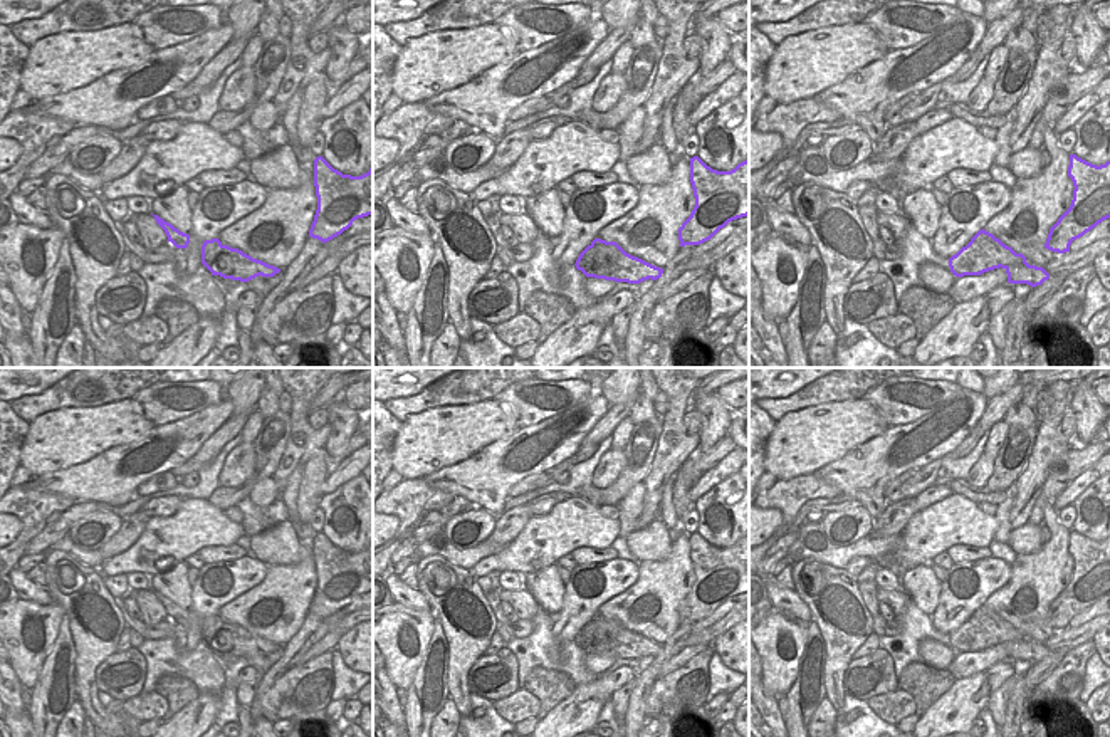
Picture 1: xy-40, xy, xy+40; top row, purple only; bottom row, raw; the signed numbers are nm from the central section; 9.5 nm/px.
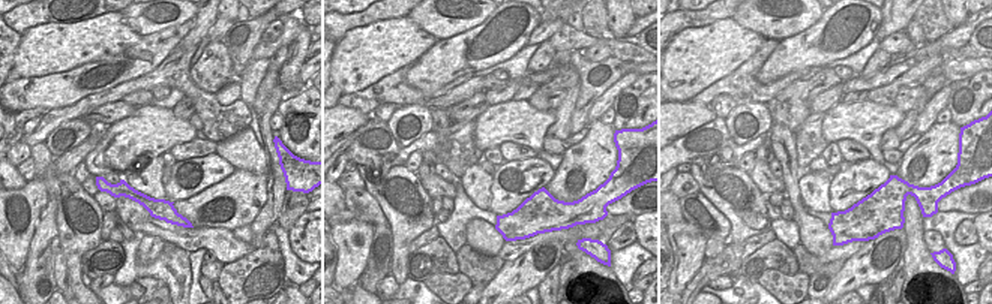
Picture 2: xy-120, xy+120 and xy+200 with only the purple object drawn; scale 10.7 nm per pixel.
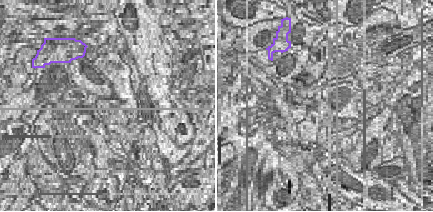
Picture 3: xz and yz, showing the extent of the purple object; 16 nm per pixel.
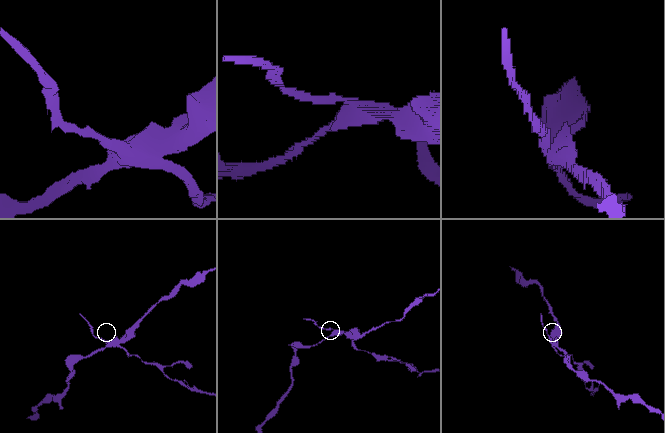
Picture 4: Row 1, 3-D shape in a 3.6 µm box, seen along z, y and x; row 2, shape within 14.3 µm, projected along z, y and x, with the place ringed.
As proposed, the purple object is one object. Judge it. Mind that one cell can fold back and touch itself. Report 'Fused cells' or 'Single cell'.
Fused cells.

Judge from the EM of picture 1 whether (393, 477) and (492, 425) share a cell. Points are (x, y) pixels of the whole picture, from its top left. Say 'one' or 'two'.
two

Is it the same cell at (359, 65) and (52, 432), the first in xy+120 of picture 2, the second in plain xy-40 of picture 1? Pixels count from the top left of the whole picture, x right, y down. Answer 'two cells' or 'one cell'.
one cell

